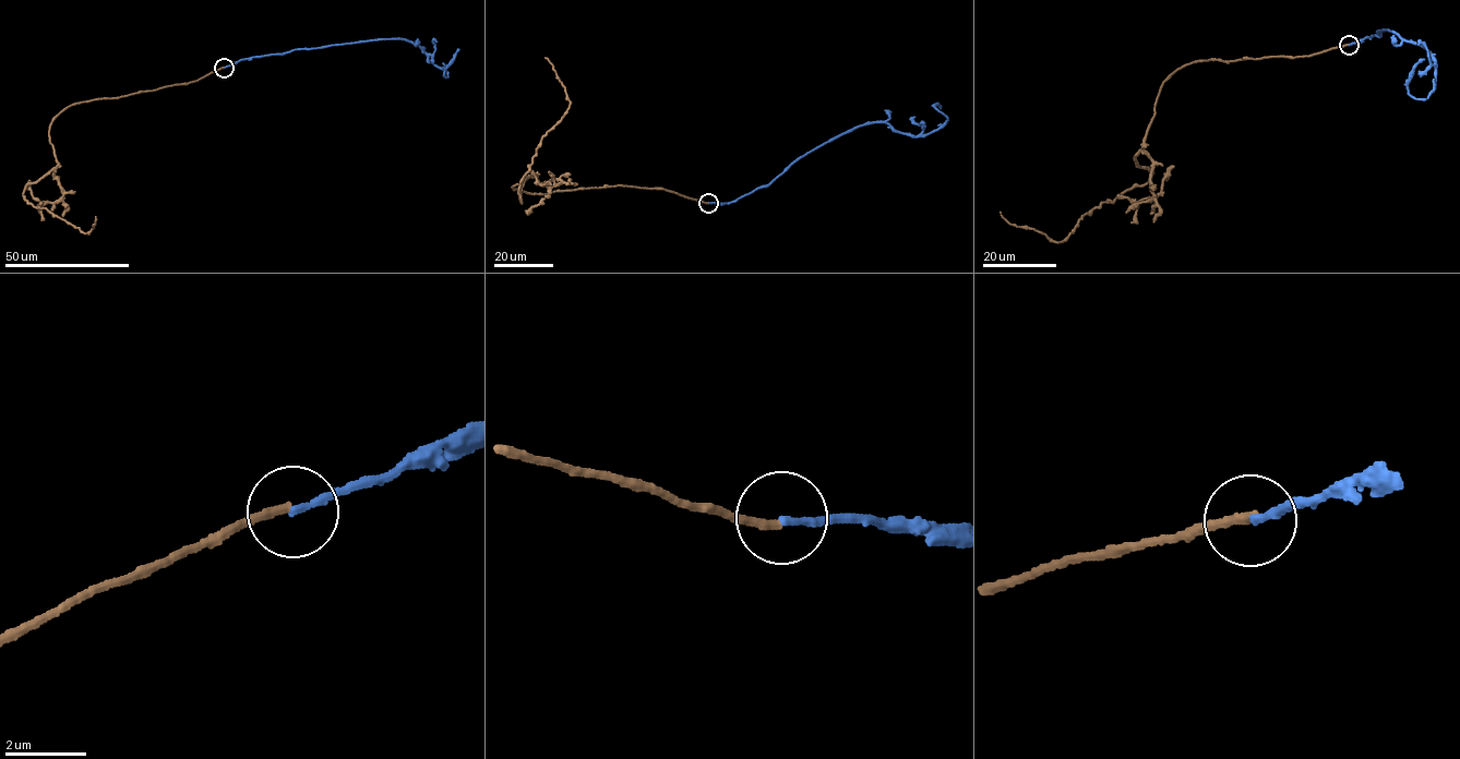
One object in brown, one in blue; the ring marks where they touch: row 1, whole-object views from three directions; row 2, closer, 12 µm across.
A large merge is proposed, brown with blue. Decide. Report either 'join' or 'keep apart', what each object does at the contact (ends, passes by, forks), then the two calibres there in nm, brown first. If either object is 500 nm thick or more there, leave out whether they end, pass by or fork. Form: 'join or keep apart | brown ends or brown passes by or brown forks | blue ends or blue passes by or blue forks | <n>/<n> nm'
keep apart | brown ends | blue ends | 200/150 nm

